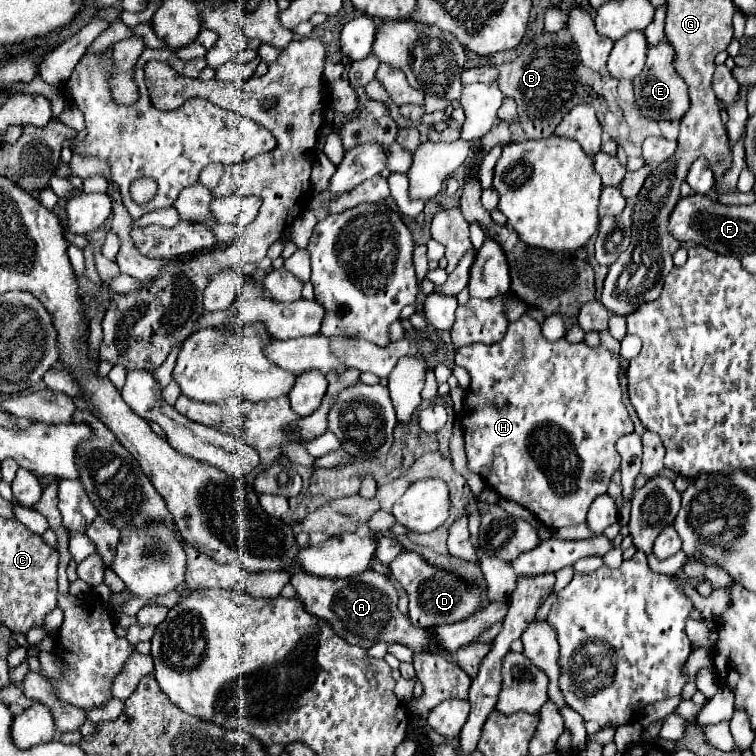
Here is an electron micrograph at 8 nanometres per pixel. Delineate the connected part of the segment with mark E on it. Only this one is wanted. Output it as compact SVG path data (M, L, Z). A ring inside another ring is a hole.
M661 42L647 52L647 62L643 72L633 80L637 106L643 116L653 120L669 120L679 122L681 116L689 110L689 96L683 78L677 68L673 68L673 46L669 42Z

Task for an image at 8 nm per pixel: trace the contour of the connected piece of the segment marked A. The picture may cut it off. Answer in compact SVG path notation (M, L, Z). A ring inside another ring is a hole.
M301 570L291 576L291 586L297 590L299 600L305 604L305 610L317 618L327 620L333 630L349 644L361 646L365 650L377 642L403 644L413 652L441 652L441 656L449 656L449 652L435 642L429 630L415 628L407 620L407 616L399 612L399 594L383 574L365 570L351 578L319 578Z

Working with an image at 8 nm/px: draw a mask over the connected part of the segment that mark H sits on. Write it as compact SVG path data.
M525 314L523 318L515 320L509 324L509 330L503 338L503 342L493 344L493 346L485 346L485 344L469 344L463 346L455 352L455 364L465 368L471 376L471 384L467 388L467 396L463 400L463 408L461 408L461 430L463 430L463 438L465 438L465 454L467 454L467 468L475 474L479 474L501 498L511 500L521 504L523 508L527 508L545 528L549 530L559 530L559 528L567 528L567 526L577 526L585 522L587 510L591 506L591 502L607 492L607 484L611 474L619 468L619 452L615 448L617 440L625 434L633 432L633 422L625 410L625 404L621 400L621 388L619 388L619 364L613 358L613 354L605 348L605 346L597 346L591 348L585 342L579 344L569 344L565 338L557 340L557 342L547 342L541 336L541 324L533 318L529 318L529 314Z

